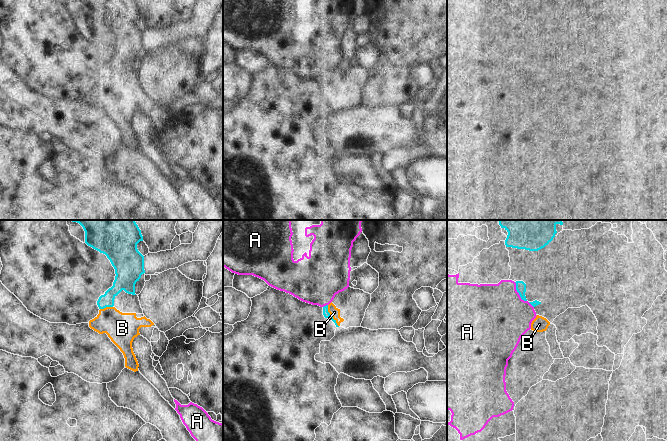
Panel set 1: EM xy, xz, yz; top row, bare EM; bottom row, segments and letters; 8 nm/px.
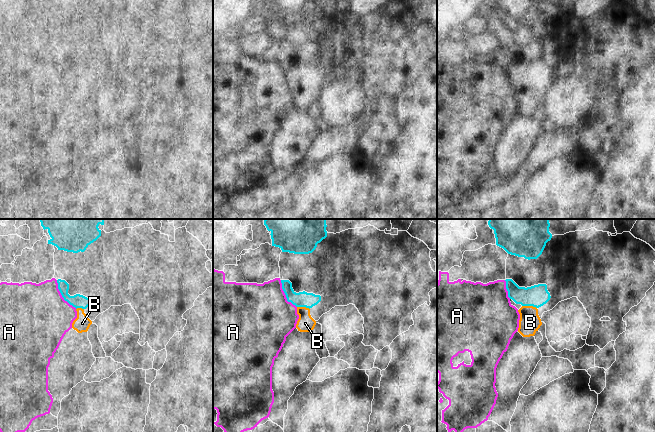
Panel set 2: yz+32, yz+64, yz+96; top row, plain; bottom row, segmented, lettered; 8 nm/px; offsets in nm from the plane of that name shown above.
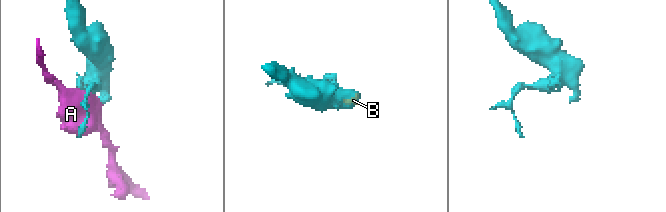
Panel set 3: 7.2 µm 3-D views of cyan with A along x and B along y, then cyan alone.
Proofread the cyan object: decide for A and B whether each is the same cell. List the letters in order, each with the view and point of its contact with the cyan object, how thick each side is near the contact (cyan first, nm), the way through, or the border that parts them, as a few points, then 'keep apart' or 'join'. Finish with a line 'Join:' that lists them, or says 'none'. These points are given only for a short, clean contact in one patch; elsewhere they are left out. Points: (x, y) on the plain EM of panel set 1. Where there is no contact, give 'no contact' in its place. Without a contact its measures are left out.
A: meets cyan in yz at (518, 68); 80 nm thick on the cyan side, 480 nm on the other; keep apart
B: meets cyan in xz at (331, 92); 50 nm thick on the cyan side, 80 nm on the other; runs through xz (326, 90), (331, 92), (334, 88); join
Join: B

